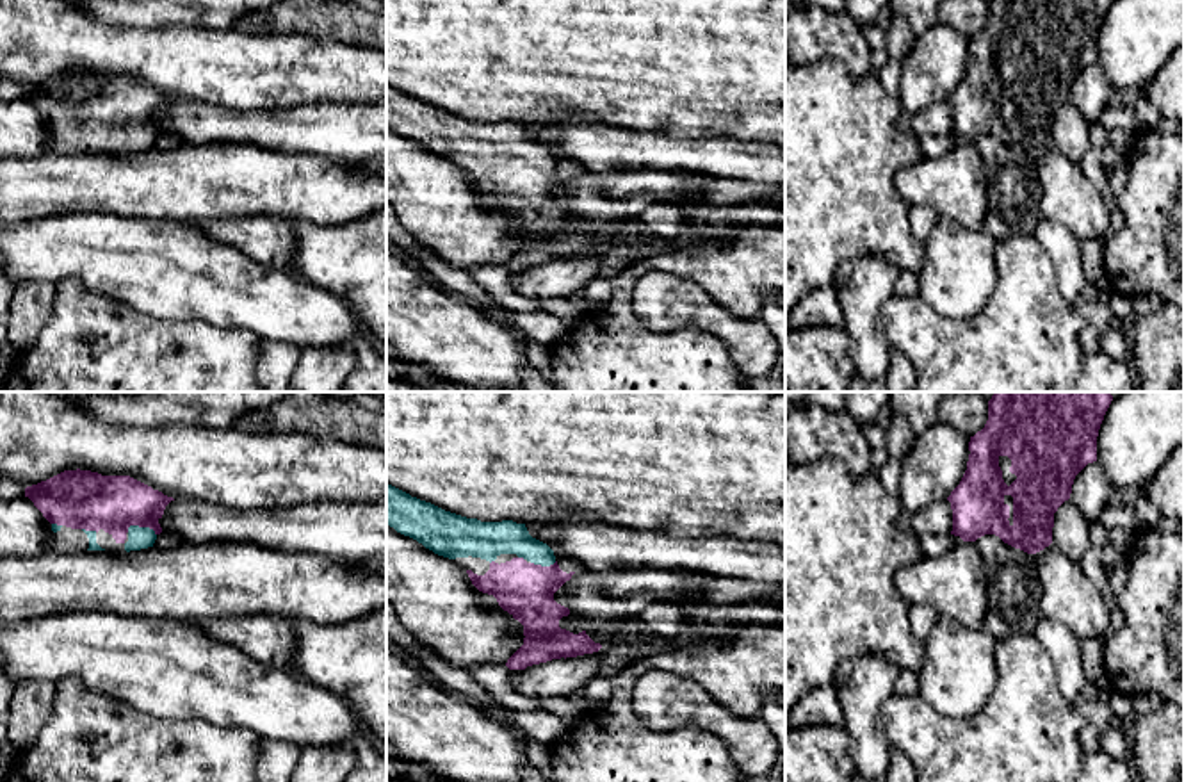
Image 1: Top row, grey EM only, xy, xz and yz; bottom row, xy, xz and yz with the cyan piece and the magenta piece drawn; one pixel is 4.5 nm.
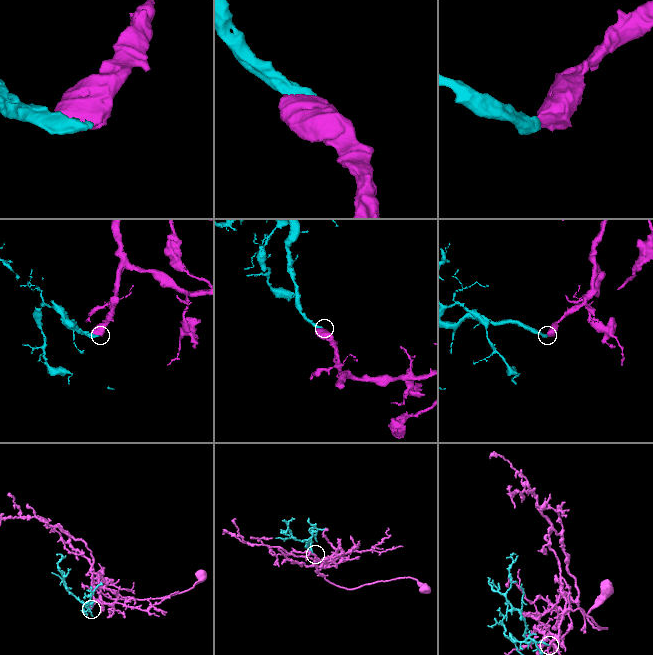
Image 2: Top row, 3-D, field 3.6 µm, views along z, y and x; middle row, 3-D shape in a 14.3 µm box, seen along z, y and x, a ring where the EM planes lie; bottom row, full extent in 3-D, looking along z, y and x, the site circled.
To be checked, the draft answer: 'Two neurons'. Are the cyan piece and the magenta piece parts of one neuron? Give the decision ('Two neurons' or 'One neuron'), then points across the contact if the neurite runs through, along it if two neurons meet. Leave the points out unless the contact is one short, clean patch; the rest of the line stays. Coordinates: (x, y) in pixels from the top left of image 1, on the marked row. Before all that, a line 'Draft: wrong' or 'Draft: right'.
Draft: wrong
One neuron. Path across: xy (139, 538), (143, 528), (120, 505), (113, 503)

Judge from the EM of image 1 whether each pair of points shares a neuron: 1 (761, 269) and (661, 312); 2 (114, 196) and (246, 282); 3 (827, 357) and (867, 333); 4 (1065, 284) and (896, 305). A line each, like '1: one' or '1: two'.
1: two
2: two
3: two
4: two

